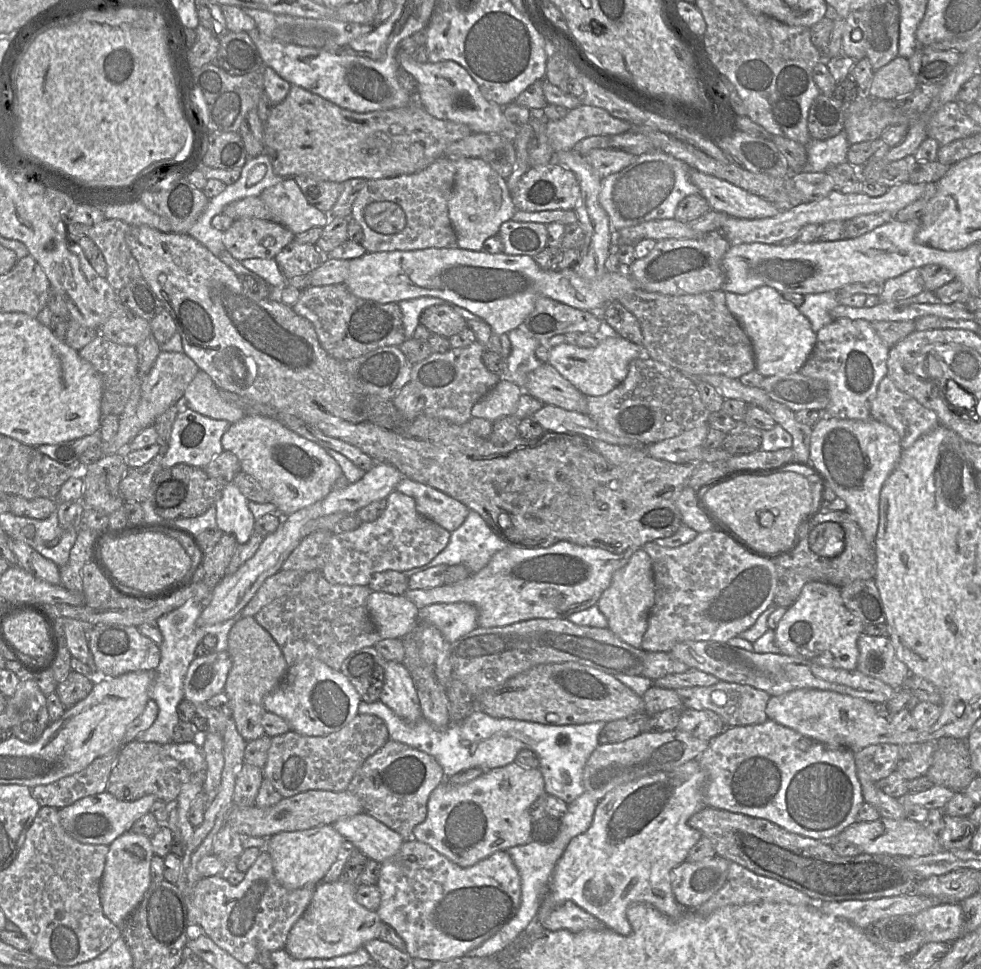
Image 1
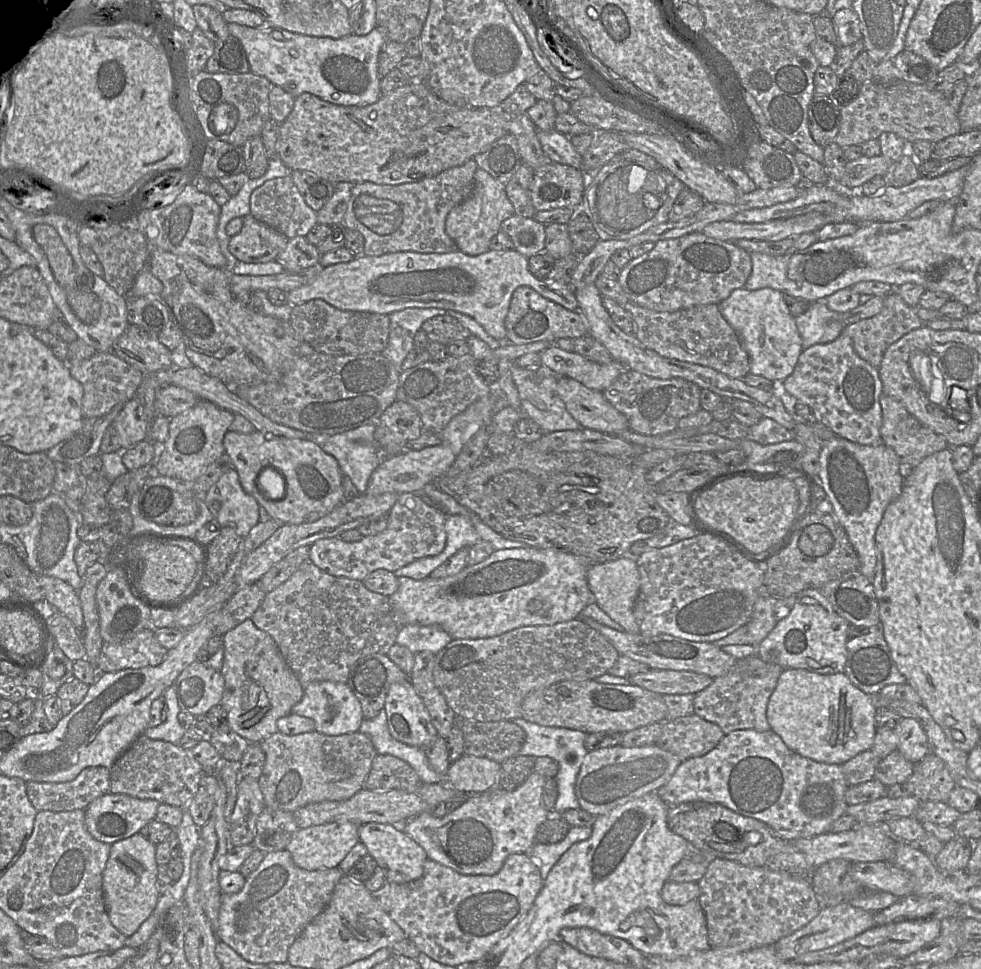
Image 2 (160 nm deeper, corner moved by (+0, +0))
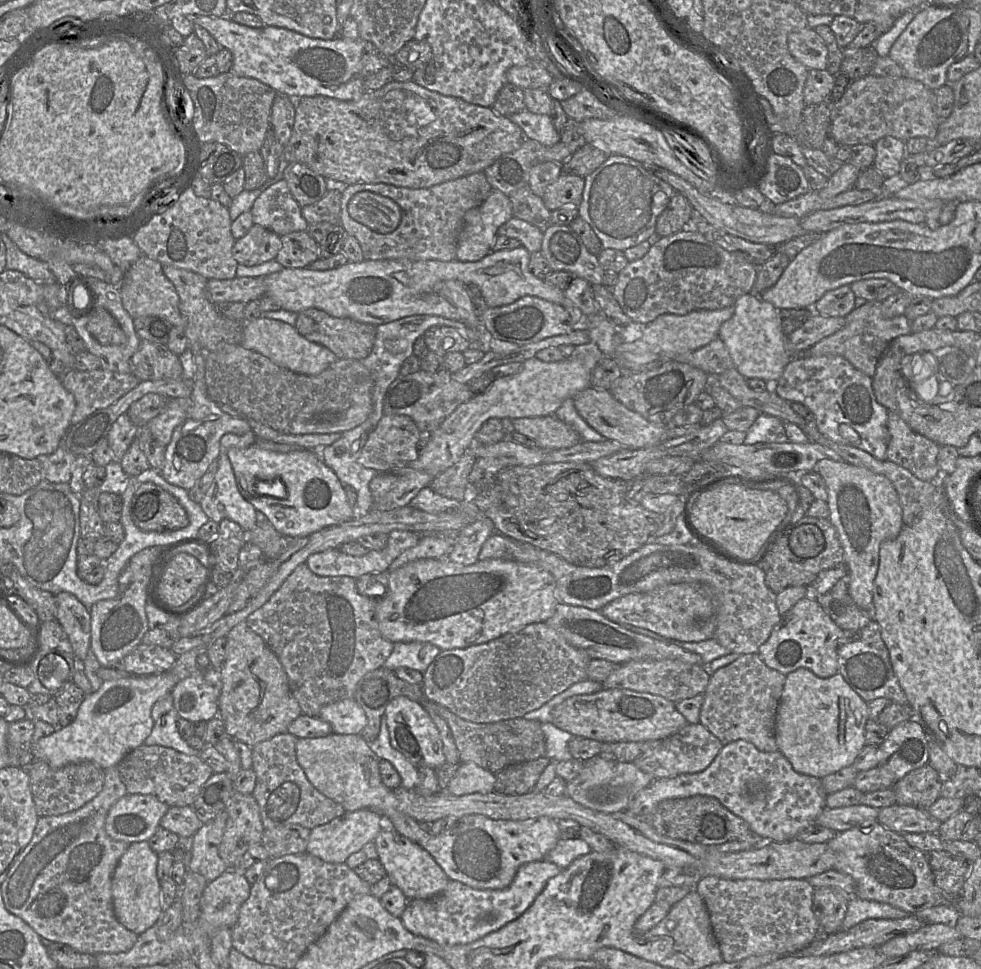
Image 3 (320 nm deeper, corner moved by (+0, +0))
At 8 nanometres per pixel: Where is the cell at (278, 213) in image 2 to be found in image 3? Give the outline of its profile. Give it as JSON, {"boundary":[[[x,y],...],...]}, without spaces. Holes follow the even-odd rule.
{"boundary":[[[282,179],[260,194],[250,212],[254,224],[261,225],[281,237],[295,231],[308,231],[309,223],[301,210],[287,182]]]}

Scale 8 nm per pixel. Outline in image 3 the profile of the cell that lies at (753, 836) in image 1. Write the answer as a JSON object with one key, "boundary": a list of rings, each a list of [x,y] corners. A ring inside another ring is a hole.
{"boundary":[[[709,796],[664,800],[658,804],[648,821],[661,835],[703,845],[719,845],[730,841],[761,845],[765,841],[750,829],[745,820],[724,807],[716,798]]]}

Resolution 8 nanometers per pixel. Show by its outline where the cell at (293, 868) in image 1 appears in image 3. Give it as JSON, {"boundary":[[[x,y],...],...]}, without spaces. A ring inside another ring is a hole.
{"boundary":[[[368,809],[345,812],[330,822],[310,830],[306,853],[328,863],[344,863],[351,854],[359,851],[368,842],[373,842],[384,824],[385,819],[379,813]]]}

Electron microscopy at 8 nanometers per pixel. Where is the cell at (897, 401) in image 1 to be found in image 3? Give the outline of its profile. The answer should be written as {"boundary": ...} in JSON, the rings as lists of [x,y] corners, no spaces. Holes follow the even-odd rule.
{"boundary":[[[888,411],[887,427],[887,460],[904,467],[923,481],[936,482],[940,445],[914,431],[893,411]]]}

